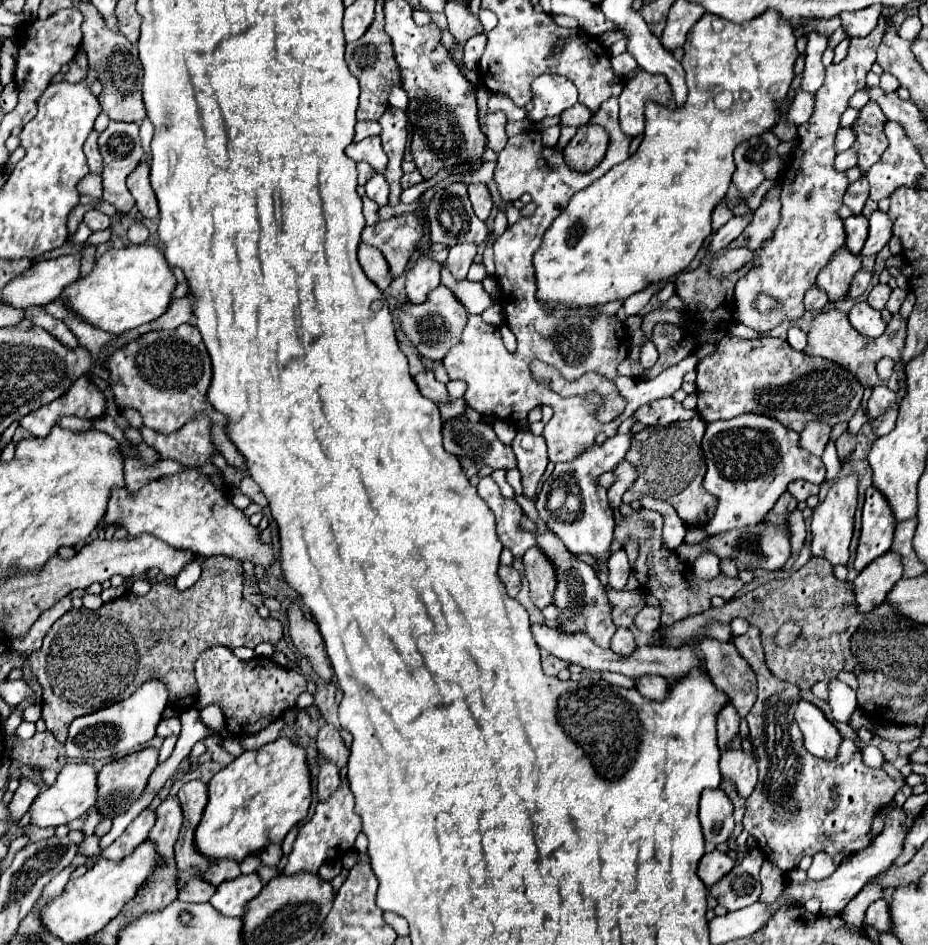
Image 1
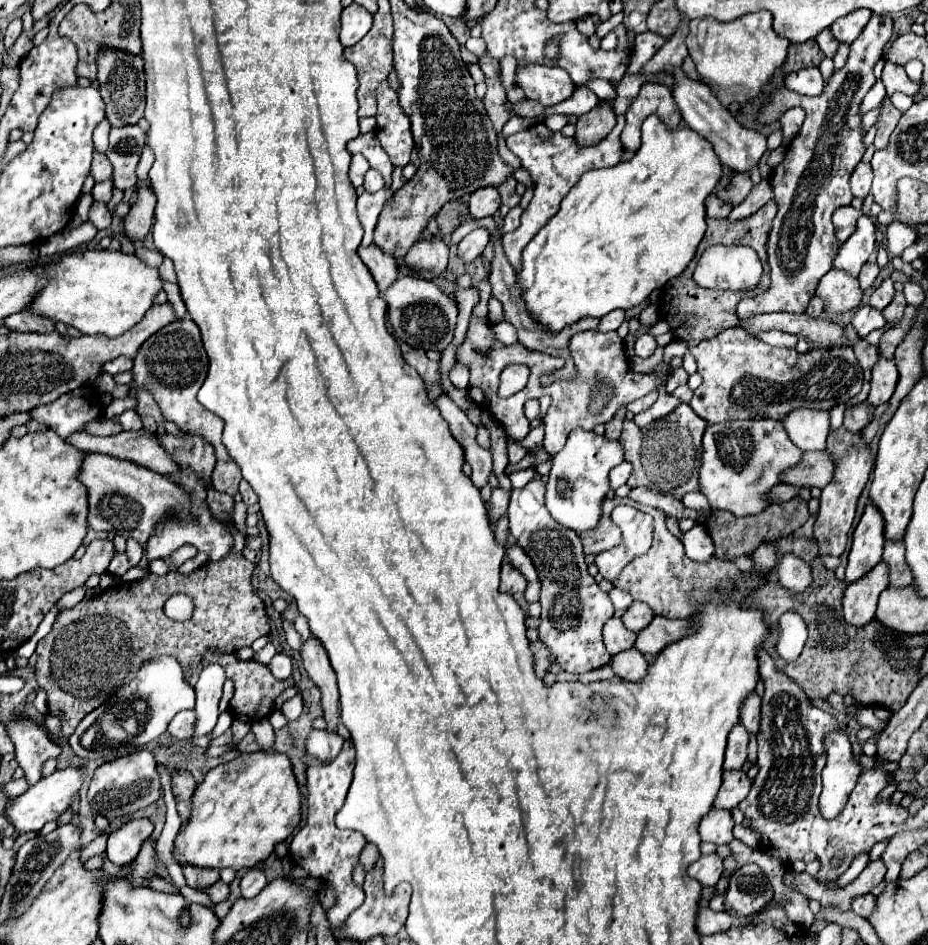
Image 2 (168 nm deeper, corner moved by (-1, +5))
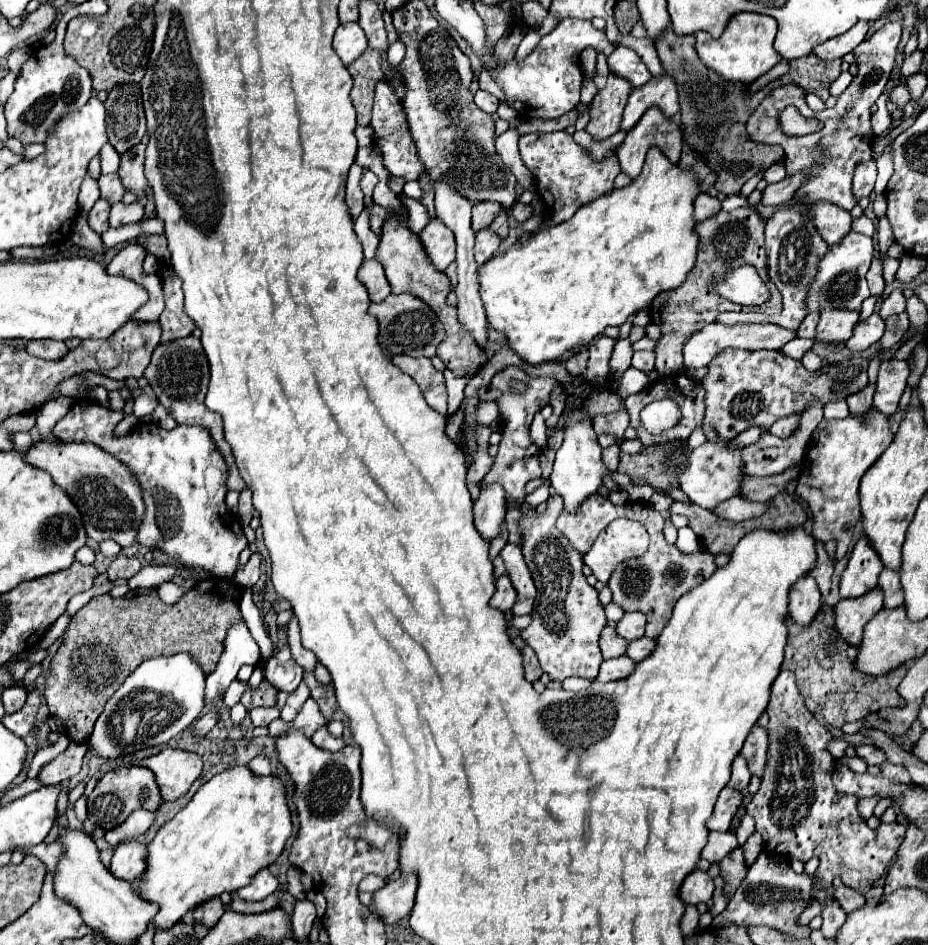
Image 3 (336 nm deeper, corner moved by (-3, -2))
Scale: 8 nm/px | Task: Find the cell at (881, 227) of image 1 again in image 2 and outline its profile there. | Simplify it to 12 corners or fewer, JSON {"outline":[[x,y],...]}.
{"outline":[[858,219],[834,267],[858,277],[876,247],[876,221]]}

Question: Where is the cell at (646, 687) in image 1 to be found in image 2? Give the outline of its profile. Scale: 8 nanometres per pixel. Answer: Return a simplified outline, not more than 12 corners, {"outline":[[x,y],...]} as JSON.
{"outline":[[638,649],[614,655],[610,667],[634,683],[648,673],[648,661]]}

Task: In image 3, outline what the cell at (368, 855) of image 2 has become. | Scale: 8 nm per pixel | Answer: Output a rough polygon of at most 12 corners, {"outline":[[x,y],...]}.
{"outline":[[366,876],[360,892],[376,892],[386,882],[378,876]]}

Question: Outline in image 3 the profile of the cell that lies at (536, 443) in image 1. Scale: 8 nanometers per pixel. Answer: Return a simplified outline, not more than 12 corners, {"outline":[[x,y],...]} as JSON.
{"outline":[[560,496],[522,516],[538,590],[520,632],[540,668],[594,680],[604,606],[556,530]]}

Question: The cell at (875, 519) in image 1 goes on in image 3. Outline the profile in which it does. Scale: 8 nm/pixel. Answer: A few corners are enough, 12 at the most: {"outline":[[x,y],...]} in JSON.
{"outline":[[868,540],[852,550],[840,596],[858,598],[878,586],[880,564]]}

